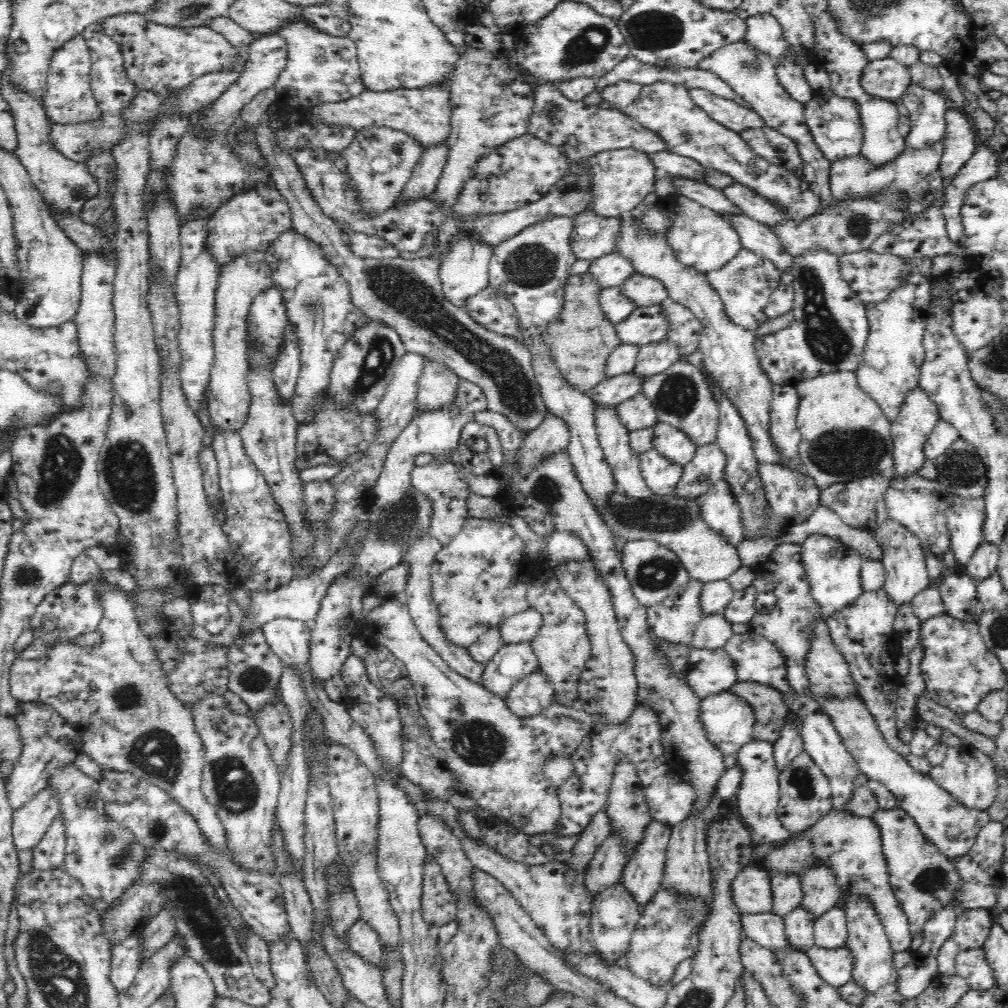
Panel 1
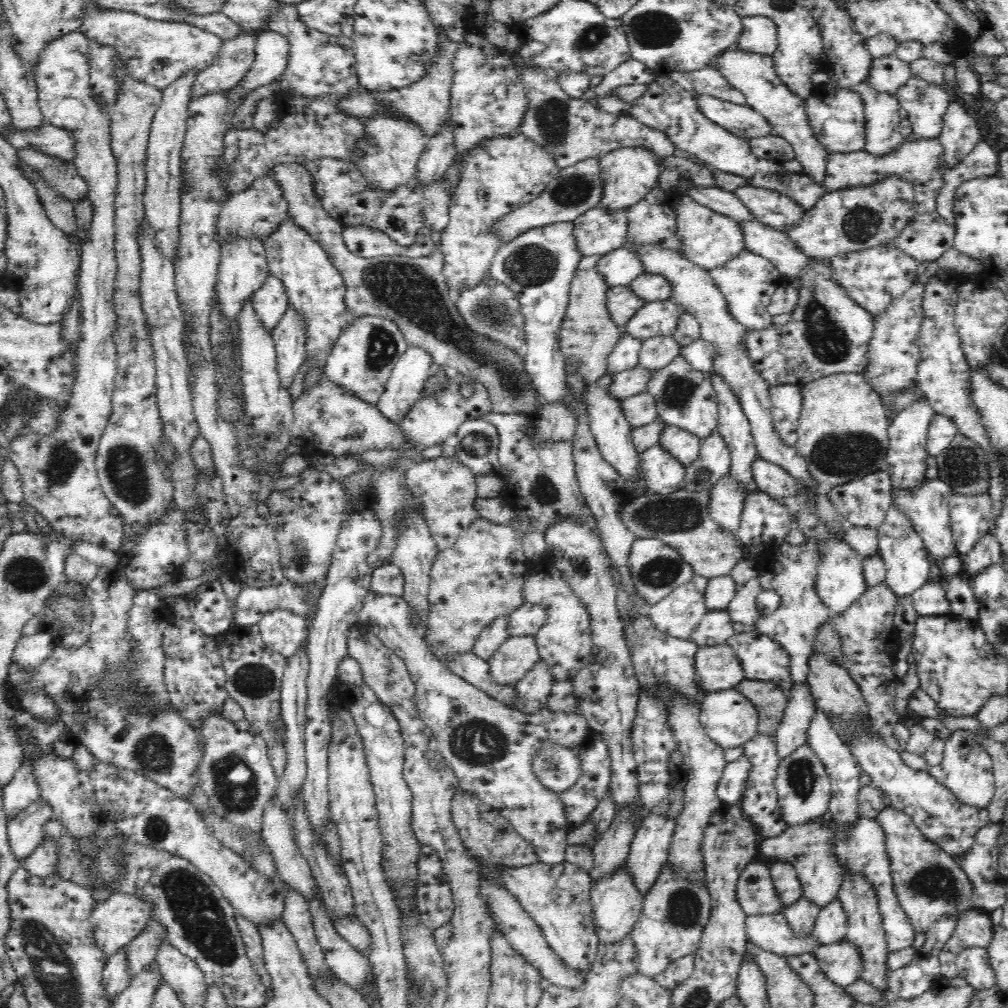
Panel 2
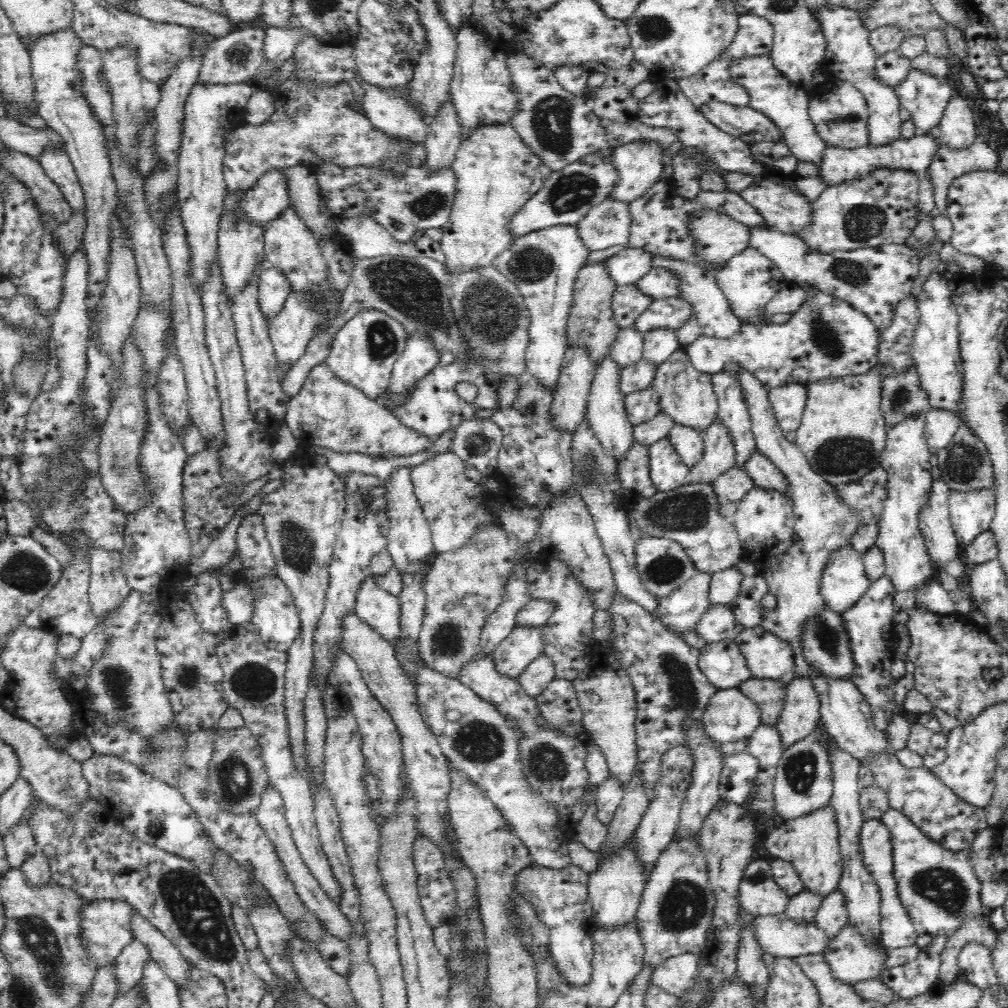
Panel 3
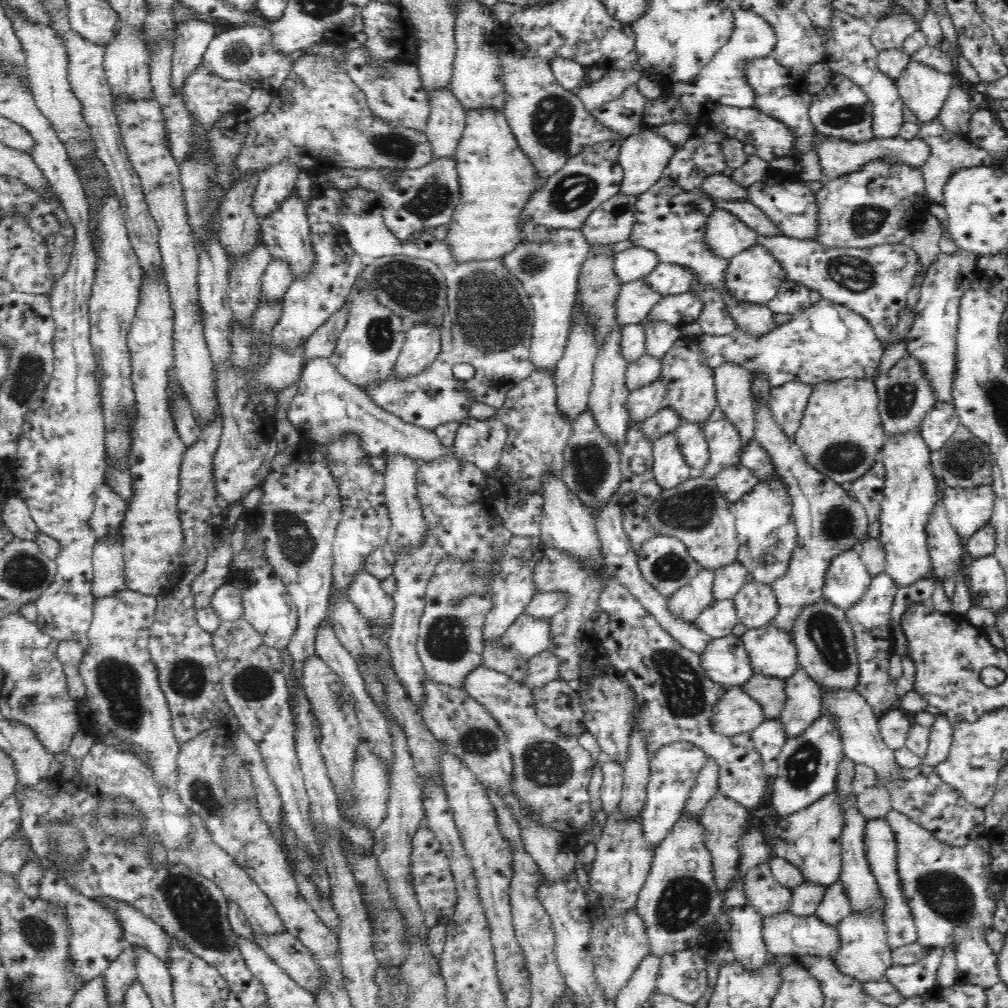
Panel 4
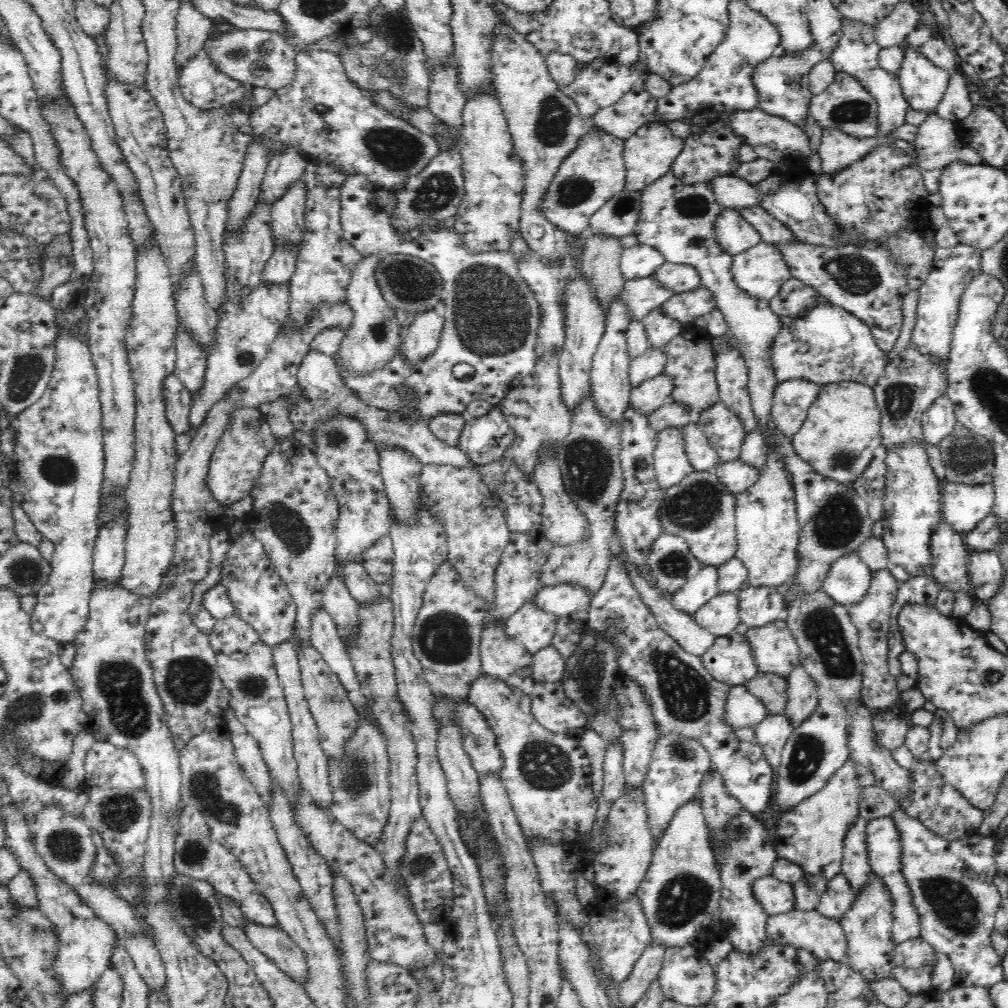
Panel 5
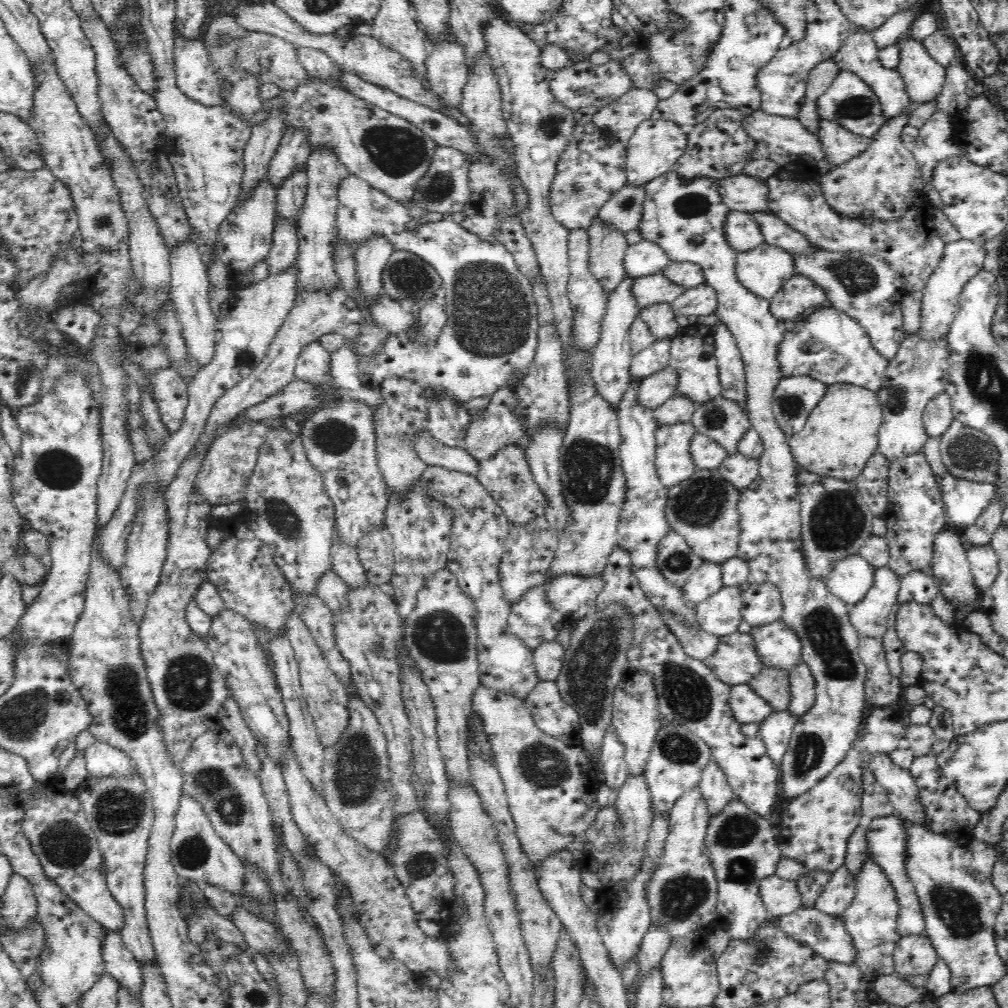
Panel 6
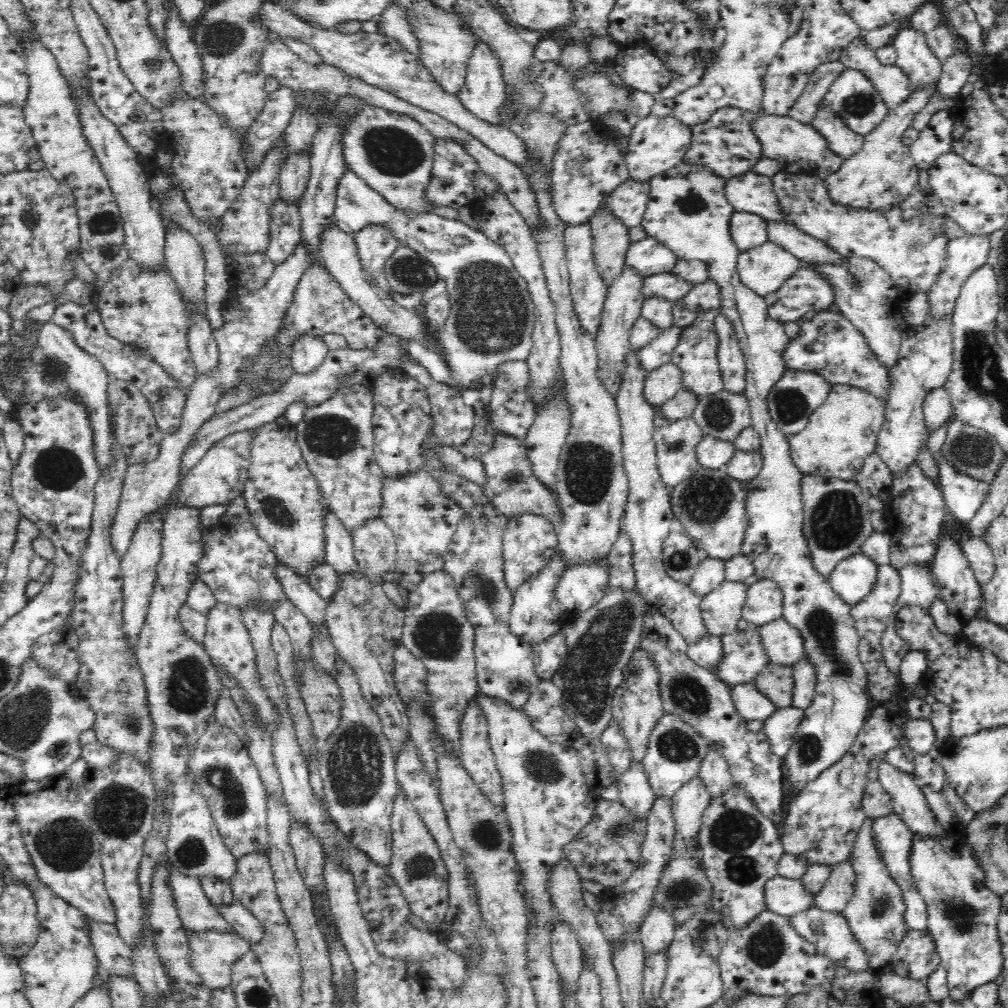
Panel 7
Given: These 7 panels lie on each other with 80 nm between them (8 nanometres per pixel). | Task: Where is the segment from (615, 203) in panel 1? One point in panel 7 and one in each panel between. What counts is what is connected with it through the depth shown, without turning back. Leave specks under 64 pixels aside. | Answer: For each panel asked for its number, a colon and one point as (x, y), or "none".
2: (630, 173)
3: (640, 162)
4: (643, 156)
5: (650, 152)
6: (656, 145)
7: (658, 142)

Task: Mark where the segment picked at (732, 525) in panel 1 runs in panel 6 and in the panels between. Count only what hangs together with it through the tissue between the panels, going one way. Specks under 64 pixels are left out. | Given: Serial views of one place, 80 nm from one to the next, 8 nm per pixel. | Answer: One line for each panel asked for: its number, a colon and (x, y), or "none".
2: (727, 496)
3: (731, 486)
4: (736, 480)
5: (737, 475)
6: (738, 469)

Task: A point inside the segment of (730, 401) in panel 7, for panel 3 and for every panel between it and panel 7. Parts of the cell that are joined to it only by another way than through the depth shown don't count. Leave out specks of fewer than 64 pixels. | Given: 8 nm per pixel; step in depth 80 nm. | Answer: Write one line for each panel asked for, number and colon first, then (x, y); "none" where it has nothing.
3: (719, 452)
4: (724, 442)
5: (725, 430)
6: (725, 421)

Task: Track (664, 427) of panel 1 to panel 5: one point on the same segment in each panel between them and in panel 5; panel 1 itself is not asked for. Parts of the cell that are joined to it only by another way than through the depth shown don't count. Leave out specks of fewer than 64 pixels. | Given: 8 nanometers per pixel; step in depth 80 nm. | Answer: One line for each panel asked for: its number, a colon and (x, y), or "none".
2: (681, 444)
3: (689, 443)
4: (693, 444)
5: (703, 457)

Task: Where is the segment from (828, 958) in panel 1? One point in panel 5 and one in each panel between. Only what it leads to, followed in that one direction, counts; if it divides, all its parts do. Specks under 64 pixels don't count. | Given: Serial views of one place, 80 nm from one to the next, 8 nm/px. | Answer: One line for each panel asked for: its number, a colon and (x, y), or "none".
2: (842, 961)
3: (852, 956)
4: (865, 953)
5: (867, 924)

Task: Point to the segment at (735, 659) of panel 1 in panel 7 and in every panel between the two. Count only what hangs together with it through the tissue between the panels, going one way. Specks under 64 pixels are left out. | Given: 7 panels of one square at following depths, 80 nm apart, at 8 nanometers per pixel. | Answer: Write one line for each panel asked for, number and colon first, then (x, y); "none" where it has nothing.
2: (764, 659)
3: (768, 656)
4: (773, 652)
5: (775, 648)
6: (778, 645)
7: (784, 644)

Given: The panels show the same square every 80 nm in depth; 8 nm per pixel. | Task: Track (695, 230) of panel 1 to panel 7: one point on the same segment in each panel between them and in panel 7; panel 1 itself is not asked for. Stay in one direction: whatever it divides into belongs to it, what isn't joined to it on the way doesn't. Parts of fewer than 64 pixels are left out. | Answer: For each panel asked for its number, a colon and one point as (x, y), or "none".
2: (710, 239)
3: (718, 237)
4: (725, 234)
5: (735, 234)
6: (743, 233)
7: (748, 230)

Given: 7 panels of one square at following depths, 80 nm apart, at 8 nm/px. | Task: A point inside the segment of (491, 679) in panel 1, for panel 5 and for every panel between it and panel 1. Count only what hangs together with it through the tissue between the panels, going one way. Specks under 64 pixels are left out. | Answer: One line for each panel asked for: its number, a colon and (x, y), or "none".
2: (513, 660)
3: (525, 643)
4: (528, 635)
5: (531, 625)

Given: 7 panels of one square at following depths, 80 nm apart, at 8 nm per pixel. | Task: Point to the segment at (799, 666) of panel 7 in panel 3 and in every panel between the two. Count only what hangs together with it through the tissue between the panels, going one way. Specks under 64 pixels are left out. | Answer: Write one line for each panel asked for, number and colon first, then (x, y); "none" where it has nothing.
3: (801, 712)
4: (804, 698)
5: (801, 701)
6: (802, 691)

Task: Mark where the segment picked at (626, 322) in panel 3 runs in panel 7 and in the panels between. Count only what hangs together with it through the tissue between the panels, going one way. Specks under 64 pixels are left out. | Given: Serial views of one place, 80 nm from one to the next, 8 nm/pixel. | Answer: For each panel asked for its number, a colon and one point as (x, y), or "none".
4: (636, 299)
5: (641, 295)
6: (657, 287)
7: (666, 284)

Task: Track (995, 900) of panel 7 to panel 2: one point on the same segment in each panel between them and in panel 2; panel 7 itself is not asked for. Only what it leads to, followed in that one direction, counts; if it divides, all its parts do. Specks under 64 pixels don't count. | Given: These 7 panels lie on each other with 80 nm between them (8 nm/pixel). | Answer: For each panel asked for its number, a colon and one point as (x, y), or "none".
2: (931, 885)
3: (939, 887)
4: (947, 887)
5: (952, 885)
6: (952, 877)

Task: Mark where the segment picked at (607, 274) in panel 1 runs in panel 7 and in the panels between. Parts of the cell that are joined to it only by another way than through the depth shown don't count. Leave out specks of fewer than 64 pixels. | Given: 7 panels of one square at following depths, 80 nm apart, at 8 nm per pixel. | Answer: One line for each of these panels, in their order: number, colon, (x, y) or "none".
2: (620, 267)
3: (627, 267)
4: (637, 262)
5: (638, 261)
6: (645, 258)
7: (648, 256)

